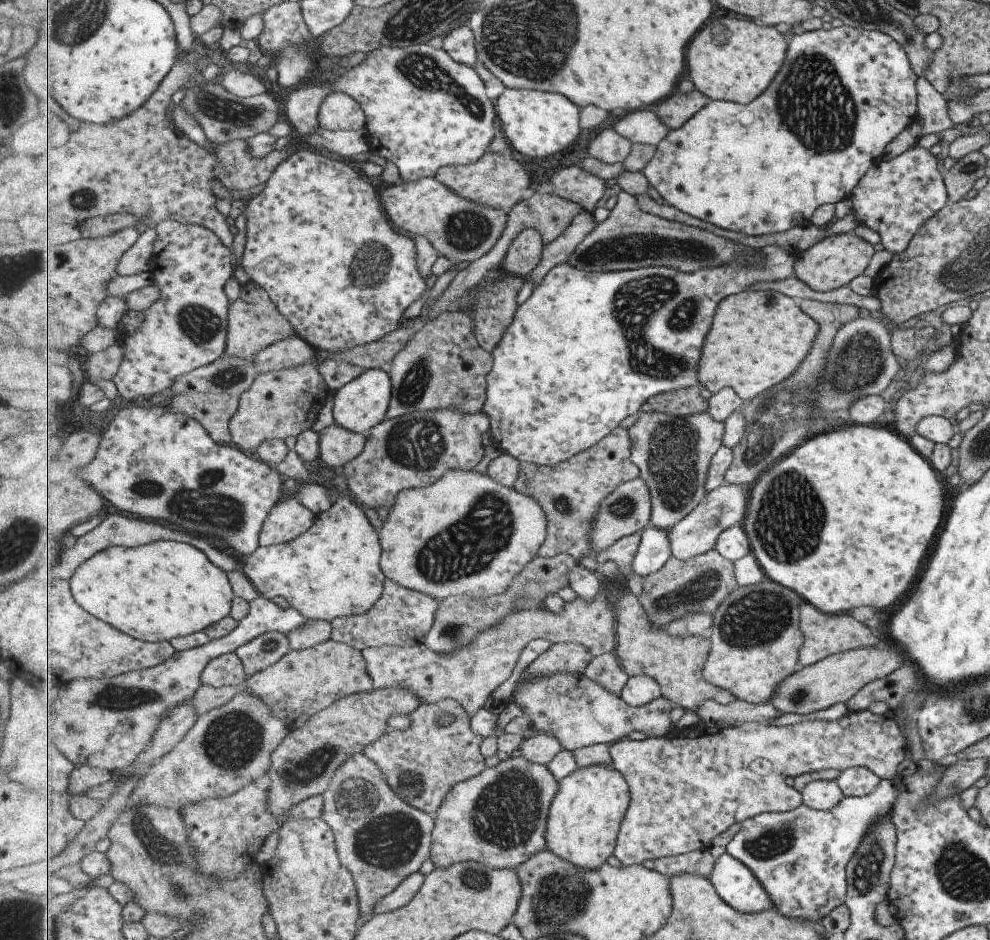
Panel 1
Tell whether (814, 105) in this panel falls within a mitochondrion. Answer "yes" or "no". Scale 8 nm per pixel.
yes

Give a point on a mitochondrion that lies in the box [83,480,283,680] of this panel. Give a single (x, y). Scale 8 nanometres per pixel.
(270, 647)

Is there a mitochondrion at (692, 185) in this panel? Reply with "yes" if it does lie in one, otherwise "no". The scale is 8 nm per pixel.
no

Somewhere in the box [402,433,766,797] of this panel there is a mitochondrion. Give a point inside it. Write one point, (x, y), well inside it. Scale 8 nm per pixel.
(465, 548)

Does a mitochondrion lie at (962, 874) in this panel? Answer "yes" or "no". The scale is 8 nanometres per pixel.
yes

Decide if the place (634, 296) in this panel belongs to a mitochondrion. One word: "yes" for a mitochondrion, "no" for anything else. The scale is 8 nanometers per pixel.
yes

